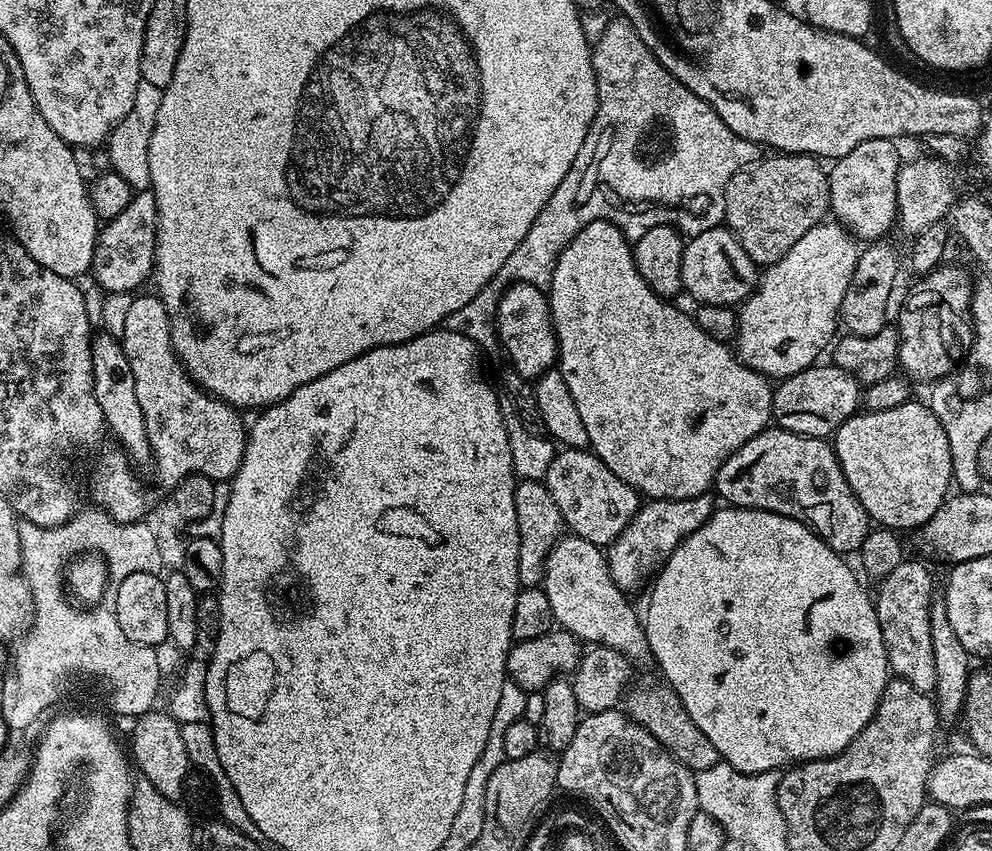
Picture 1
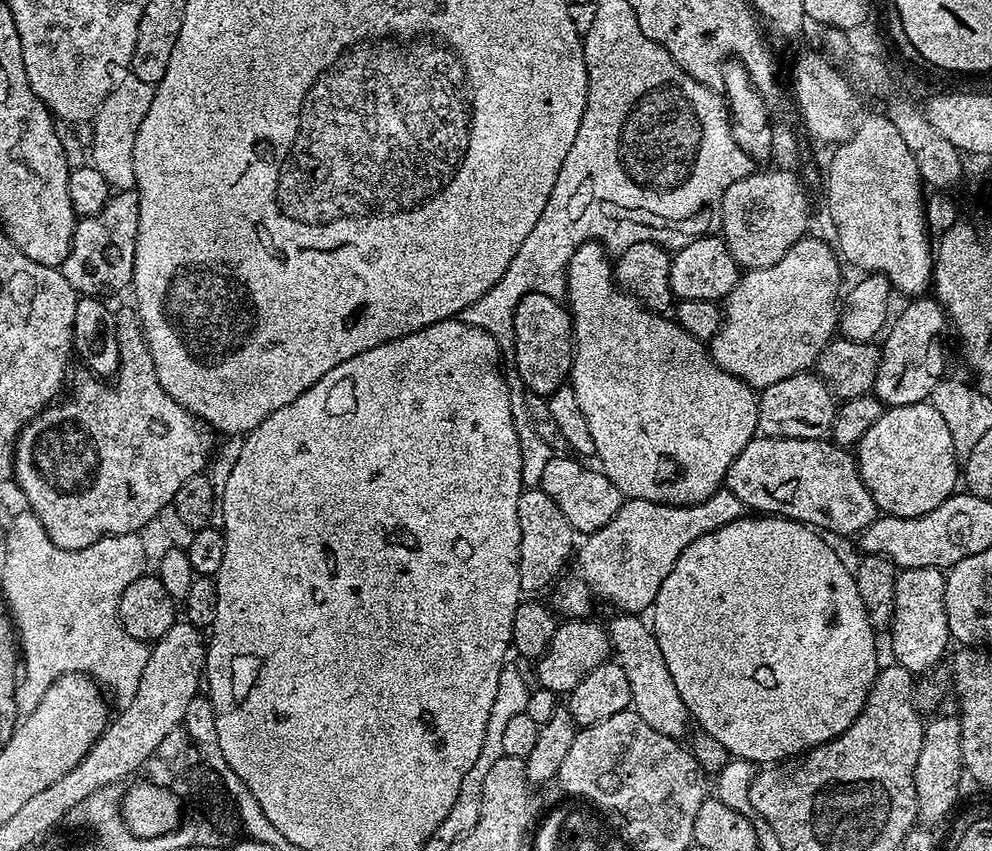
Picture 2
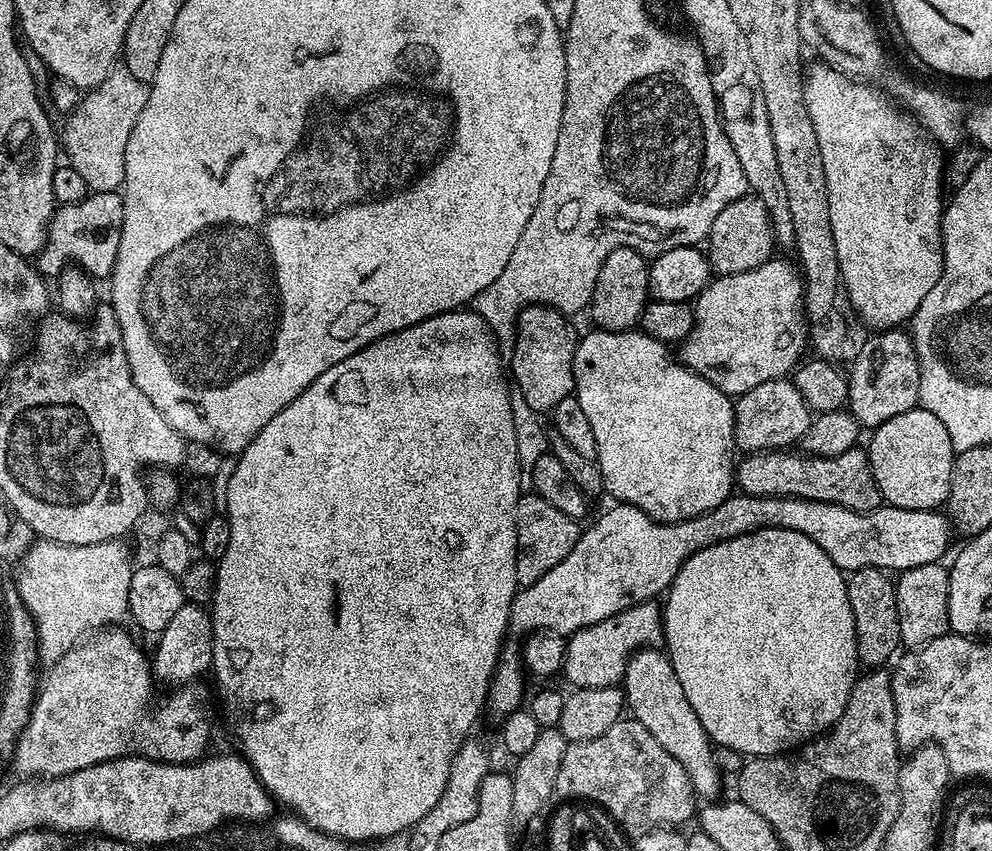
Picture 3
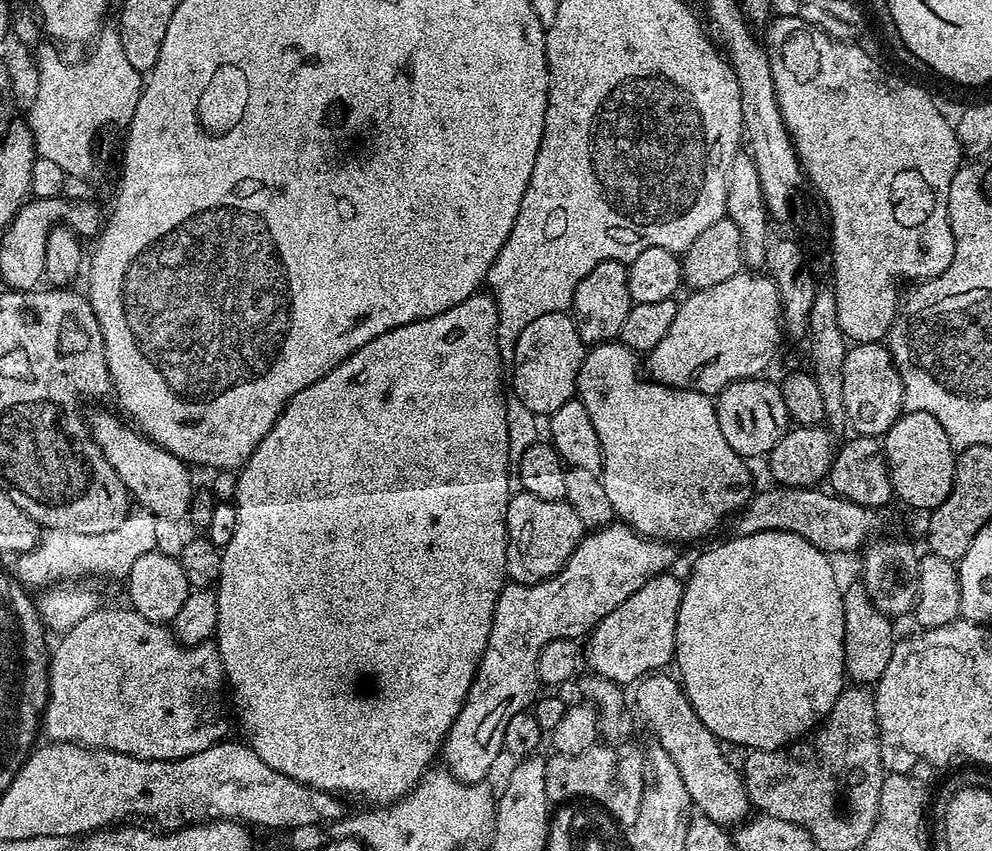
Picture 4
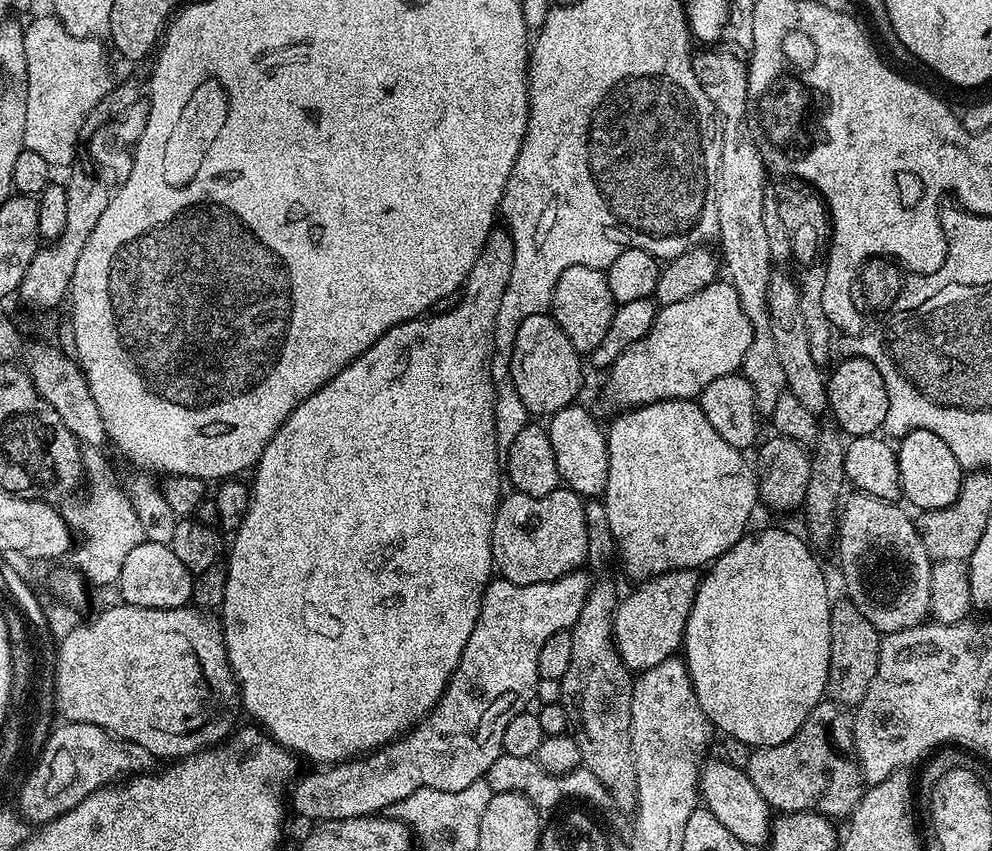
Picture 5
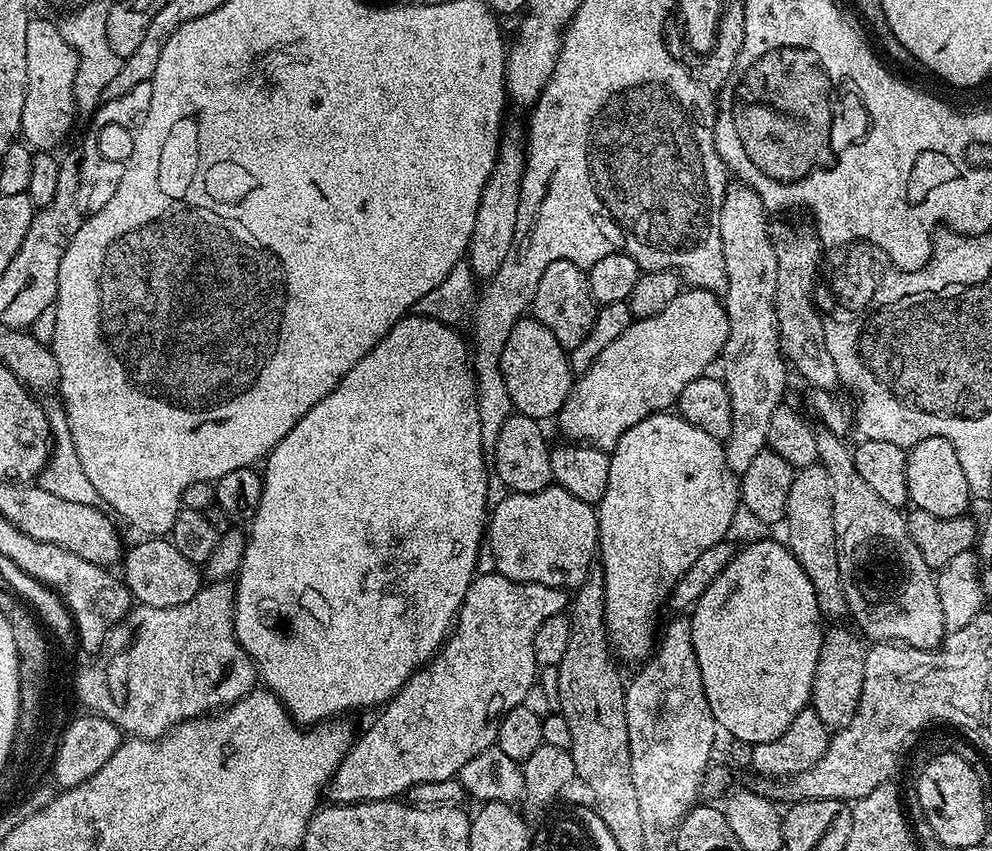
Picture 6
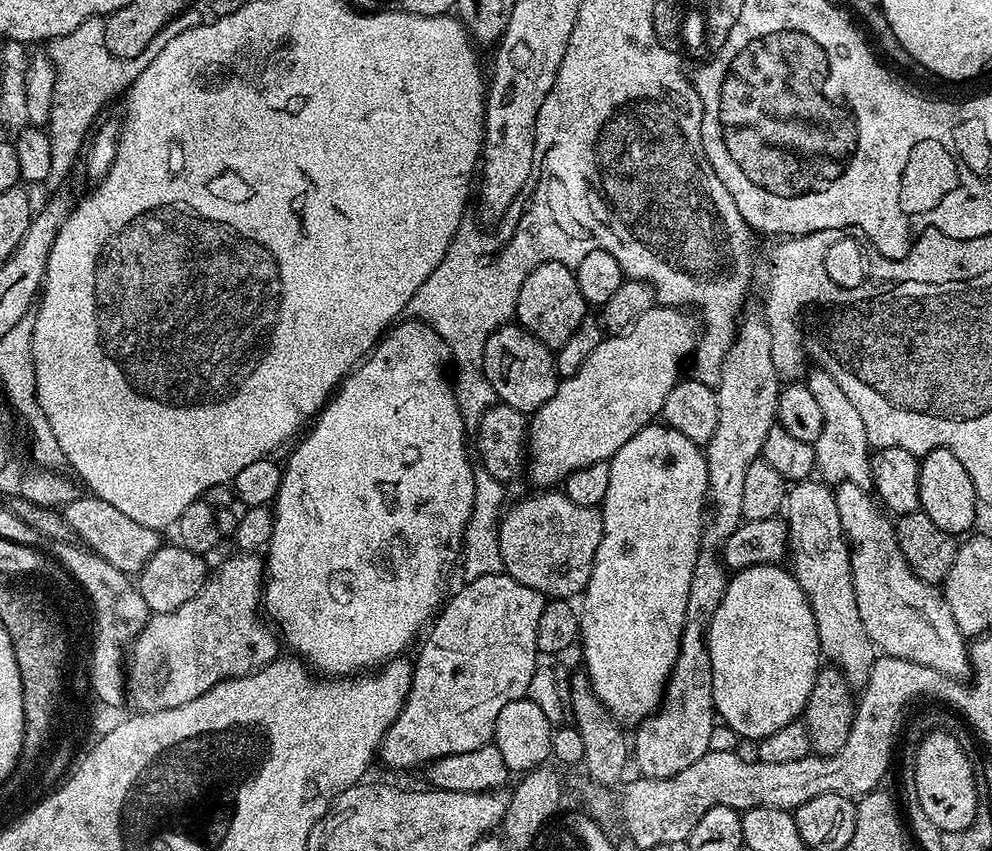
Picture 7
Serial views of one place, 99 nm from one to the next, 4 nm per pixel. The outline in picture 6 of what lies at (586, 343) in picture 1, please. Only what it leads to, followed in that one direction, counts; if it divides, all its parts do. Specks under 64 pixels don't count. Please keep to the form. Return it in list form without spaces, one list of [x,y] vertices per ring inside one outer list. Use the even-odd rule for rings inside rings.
[[[669,410],[647,416],[642,422],[638,422],[638,426],[630,426],[630,430],[626,430],[626,434],[622,434],[622,438],[610,452],[610,482],[606,482],[606,494],[600,499],[596,513],[596,520],[600,523],[598,560],[604,570],[604,589],[606,590],[604,621],[608,631],[609,645],[621,661],[624,659],[644,662],[652,655],[654,645],[658,640],[656,619],[660,616],[660,607],[666,604],[678,578],[682,578],[682,574],[686,574],[686,570],[690,570],[692,563],[698,559],[698,554],[702,554],[702,550],[710,550],[710,546],[726,539],[729,535],[727,532],[732,528],[732,519],[736,516],[736,508],[738,512],[740,507],[740,482],[737,473],[732,472],[726,463],[723,443],[715,440],[710,434],[706,434],[706,430],[698,430],[698,426],[690,426],[690,422],[686,422],[675,411]]]

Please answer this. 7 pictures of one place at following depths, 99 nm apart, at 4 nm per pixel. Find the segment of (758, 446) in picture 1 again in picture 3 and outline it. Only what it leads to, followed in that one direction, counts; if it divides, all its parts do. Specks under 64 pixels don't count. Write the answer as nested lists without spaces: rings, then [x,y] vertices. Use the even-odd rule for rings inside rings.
[[[863,447],[851,448],[846,450],[846,454],[837,456],[814,456],[800,450],[773,450],[748,454],[743,459],[748,468],[737,467],[734,480],[745,496],[797,496],[846,506],[855,512],[872,512],[881,507],[880,491]]]

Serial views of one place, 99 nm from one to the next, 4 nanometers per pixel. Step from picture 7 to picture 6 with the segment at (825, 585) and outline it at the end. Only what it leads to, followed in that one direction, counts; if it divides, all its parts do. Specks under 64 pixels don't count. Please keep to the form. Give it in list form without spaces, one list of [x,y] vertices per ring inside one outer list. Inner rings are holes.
[[[817,462],[805,468],[795,469],[790,482],[790,498],[786,498],[786,514],[783,523],[788,524],[788,548],[806,570],[814,594],[818,598],[821,617],[845,615],[848,603],[844,597],[842,578],[838,574],[838,550],[834,534],[834,486],[830,486],[830,474]]]

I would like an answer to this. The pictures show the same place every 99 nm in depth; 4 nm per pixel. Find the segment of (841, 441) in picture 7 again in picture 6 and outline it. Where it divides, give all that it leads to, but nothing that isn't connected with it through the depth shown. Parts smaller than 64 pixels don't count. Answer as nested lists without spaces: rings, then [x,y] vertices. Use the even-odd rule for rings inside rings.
[[[776,218],[768,225],[768,233],[774,244],[774,254],[778,258],[778,294],[776,295],[776,317],[778,318],[778,330],[780,331],[780,351],[784,353],[784,359],[790,365],[791,371],[800,376],[808,386],[812,388],[835,389],[840,384],[838,366],[834,366],[834,358],[830,358],[830,350],[824,333],[825,317],[820,317],[816,309],[816,270],[820,266],[820,248],[822,244],[819,239],[811,235],[799,236],[788,224],[783,224],[783,219]]]

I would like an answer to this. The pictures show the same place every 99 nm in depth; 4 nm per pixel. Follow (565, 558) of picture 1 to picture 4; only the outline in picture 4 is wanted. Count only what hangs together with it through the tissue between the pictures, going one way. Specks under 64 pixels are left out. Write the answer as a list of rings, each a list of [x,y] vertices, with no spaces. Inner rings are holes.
[[[668,674],[645,676],[635,685],[635,711],[638,716],[640,711],[649,730],[656,735],[658,746],[666,750],[674,766],[678,766],[678,774],[682,782],[686,782],[686,794],[690,794],[695,811],[725,826],[739,825],[750,812],[744,777],[722,758],[721,741],[706,730],[702,718],[694,714],[679,679],[675,675],[664,675]]]

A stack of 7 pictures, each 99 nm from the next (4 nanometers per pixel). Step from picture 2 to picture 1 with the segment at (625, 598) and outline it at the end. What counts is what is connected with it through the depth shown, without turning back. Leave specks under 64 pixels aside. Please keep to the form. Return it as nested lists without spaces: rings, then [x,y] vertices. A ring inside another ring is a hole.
[[[705,494],[685,500],[648,500],[641,503],[640,509],[636,511],[632,521],[622,530],[622,534],[618,534],[618,538],[614,538],[614,542],[607,545],[608,569],[614,583],[619,588],[631,590],[643,582],[644,576],[651,577],[654,570],[659,569],[668,561],[670,554],[674,554],[674,550],[687,536],[694,534],[694,530],[701,528],[712,517],[714,503],[712,504],[711,499],[713,500],[711,495]]]

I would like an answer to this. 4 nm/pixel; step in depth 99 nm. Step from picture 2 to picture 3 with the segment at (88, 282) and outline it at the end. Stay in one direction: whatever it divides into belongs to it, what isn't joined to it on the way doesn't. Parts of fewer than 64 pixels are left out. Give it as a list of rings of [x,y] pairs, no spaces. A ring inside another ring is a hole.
[[[119,191],[92,192],[82,202],[62,204],[52,214],[48,224],[48,236],[44,240],[44,247],[34,257],[34,267],[41,276],[55,278],[63,268],[73,264],[84,269],[93,278],[111,277],[114,262],[118,258],[118,242],[122,238],[122,214],[124,213],[124,197]]]

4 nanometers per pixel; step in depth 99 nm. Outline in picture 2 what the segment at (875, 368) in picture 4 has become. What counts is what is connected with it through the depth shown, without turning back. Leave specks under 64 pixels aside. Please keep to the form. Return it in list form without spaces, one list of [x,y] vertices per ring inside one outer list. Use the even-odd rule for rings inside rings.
[[[924,298],[913,299],[897,316],[895,313],[887,329],[888,337],[887,332],[883,337],[885,340],[880,348],[880,364],[873,379],[872,392],[888,408],[925,403],[945,375],[944,348],[940,345],[940,331],[944,324],[946,328],[944,312],[939,300],[920,299]]]

